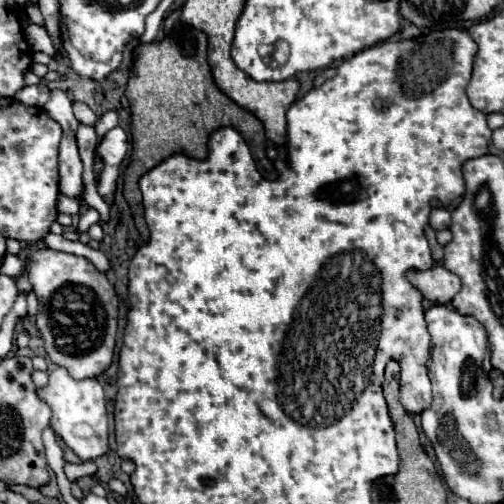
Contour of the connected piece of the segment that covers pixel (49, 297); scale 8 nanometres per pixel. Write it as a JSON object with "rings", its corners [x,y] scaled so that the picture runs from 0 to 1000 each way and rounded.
{"rings":[[[97,490],[62,506],[54,542],[77,593],[69,629],[97,712],[129,728],[153,756],[196,748],[224,716],[232,673],[236,597],[216,554],[169,510],[105,498]]]}

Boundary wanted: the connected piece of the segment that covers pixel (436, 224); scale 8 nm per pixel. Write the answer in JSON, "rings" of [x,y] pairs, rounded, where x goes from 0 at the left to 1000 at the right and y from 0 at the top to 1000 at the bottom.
{"rings":[[[859,415],[851,446],[855,446],[863,458],[871,458],[871,454],[891,454],[891,446],[895,446],[895,423],[891,423],[887,415]]]}

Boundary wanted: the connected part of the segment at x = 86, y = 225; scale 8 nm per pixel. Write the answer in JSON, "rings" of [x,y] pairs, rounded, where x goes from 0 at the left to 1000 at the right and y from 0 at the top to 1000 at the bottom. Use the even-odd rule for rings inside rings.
{"rings":[[[177,413],[167,425],[161,427],[157,444],[155,444],[155,458],[157,462],[175,460],[177,452],[196,440],[198,429],[192,419],[185,413]]]}

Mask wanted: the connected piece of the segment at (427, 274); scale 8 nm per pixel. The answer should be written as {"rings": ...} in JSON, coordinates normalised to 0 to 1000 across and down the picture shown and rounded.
{"rings":[[[855,530],[847,538],[808,538],[808,558],[835,577],[835,585],[859,605],[887,605],[915,573],[915,554],[883,530]]]}

